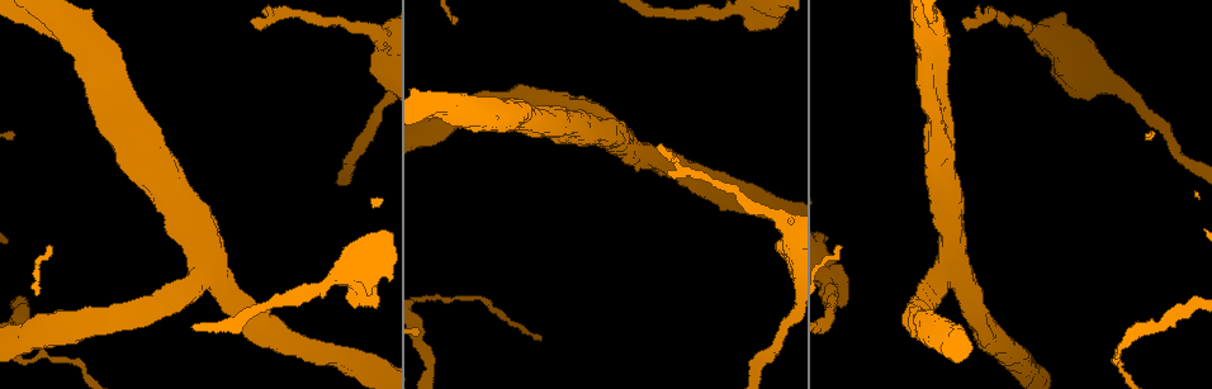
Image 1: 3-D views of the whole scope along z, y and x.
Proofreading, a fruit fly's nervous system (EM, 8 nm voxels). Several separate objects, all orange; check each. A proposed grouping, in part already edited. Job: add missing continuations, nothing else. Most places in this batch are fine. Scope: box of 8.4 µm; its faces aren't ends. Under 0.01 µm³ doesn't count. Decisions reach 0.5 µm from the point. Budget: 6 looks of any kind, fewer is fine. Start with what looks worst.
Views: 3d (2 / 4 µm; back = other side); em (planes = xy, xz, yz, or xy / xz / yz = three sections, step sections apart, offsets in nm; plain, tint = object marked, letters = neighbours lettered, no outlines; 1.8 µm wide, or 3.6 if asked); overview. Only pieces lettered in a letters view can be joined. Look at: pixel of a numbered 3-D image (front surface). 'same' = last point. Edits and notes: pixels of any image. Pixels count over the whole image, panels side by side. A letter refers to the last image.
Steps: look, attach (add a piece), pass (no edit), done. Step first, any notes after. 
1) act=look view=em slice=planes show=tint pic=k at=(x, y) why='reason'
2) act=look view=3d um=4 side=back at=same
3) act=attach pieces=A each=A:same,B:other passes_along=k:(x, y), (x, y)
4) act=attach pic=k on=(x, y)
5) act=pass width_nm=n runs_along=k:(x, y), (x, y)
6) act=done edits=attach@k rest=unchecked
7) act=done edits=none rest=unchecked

act=look view=3d um=2 pic=1 at=(253, 20) why='long arm stops here'

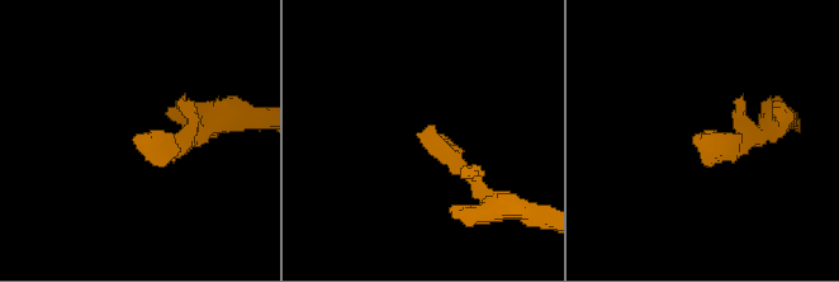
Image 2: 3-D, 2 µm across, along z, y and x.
act=look view=em slice=xz step=16 show=letters pic=2 at=(142, 138) why='now the EM'

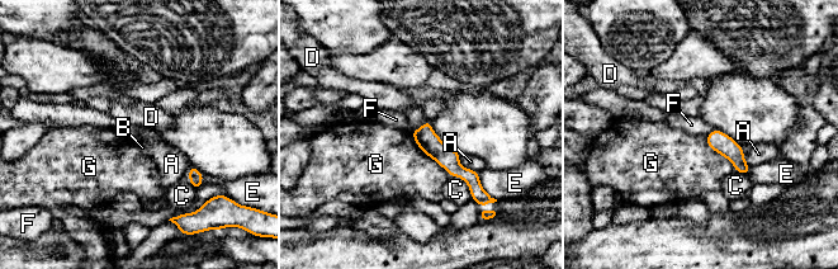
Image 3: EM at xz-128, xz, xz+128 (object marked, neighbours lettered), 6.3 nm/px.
act=pass each=A:other,B:other,C:other,D:other,E:other,F:other,G:other found='none of them fits'

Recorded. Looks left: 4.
act=look view=em slice=xz step=8 show=tint pic=1 at=(782, 20) why='stops while still wide'

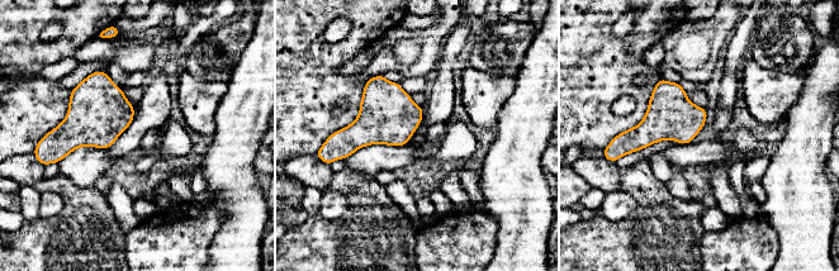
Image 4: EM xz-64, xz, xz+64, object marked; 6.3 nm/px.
act=look view=em slice=yz step=16 show=letters at=same why='cut it another way'

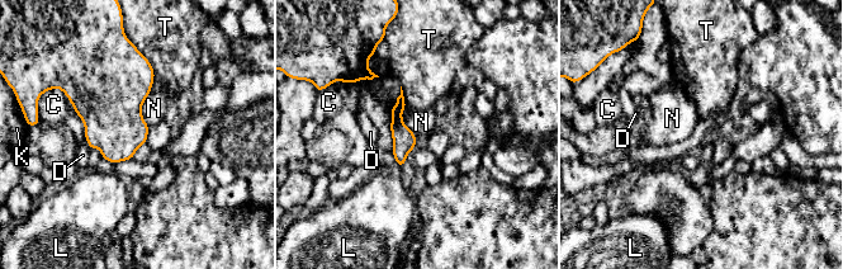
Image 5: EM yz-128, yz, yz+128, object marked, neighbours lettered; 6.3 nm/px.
act=pass each=C:other,D:other,K:other,L:other,N:other,T:other border=5:(151, 93), (141, 109), (148, 127) found='no lettered piece goes on from it'

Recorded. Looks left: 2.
act=look view=3d um=4 pic=1 at=(379, 29) why='closes a loop'

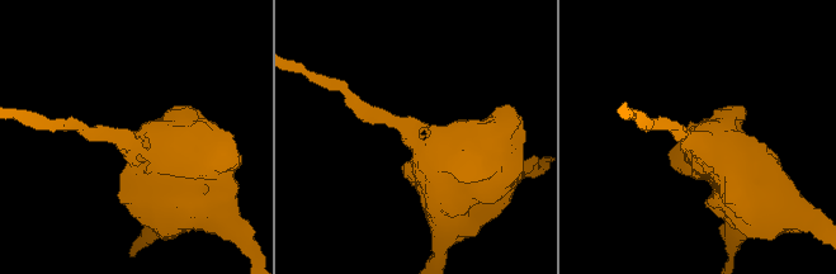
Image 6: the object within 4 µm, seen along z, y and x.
act=look view=em slice=xz step=16 show=letters pic=6 at=(416, 151) arm_widths_nm=220,300

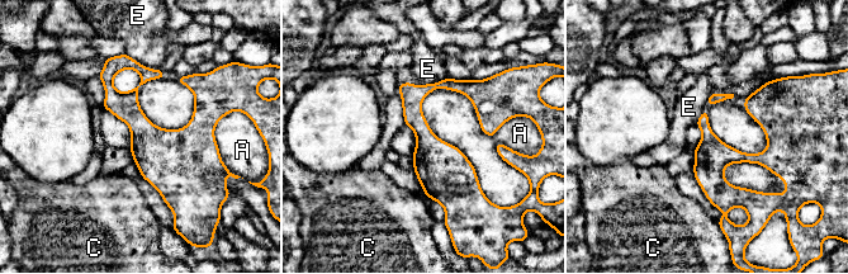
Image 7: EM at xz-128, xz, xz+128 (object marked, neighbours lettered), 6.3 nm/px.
act=pass each=A:other,C:other,E:other border=7:(126, 52), (142, 65), (160, 69) found='no lettered piece goes on from it'

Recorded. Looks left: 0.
act=done edits=none rest=unchecked

